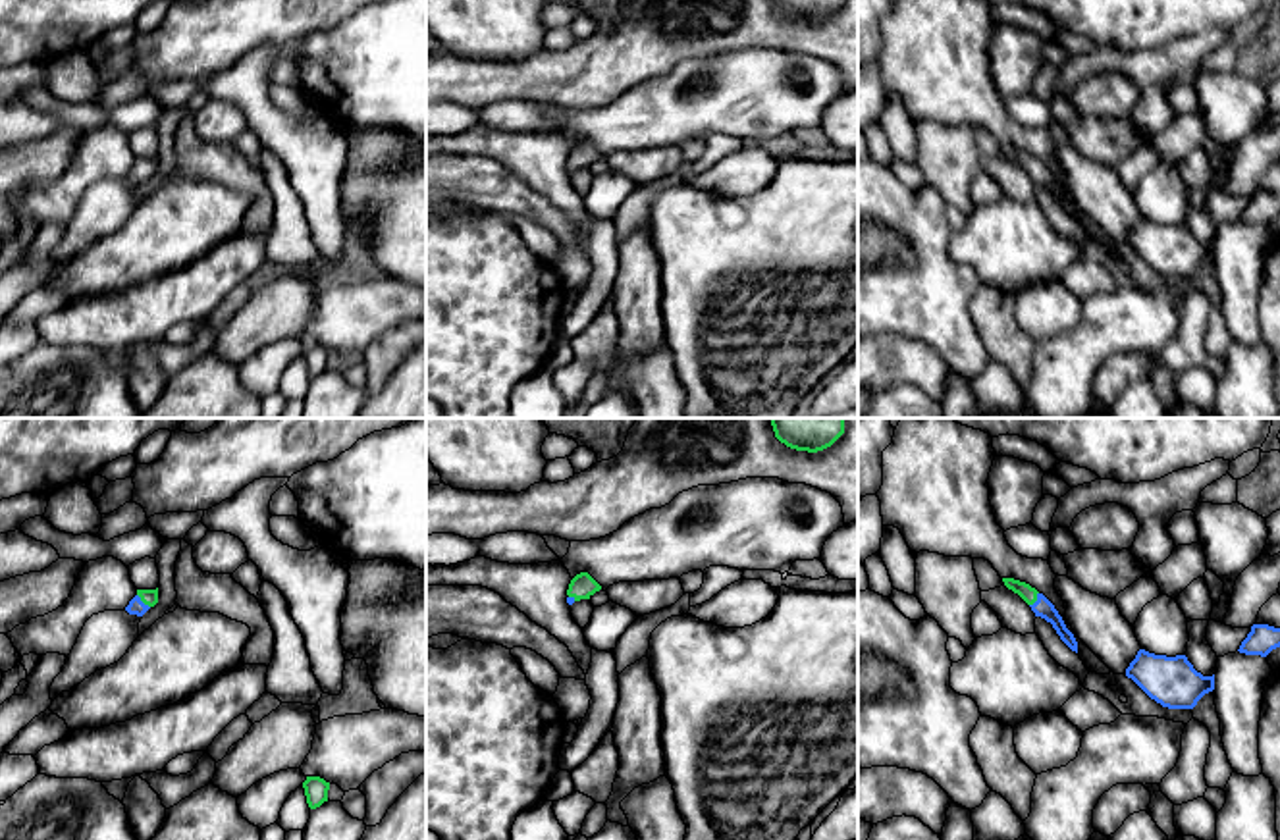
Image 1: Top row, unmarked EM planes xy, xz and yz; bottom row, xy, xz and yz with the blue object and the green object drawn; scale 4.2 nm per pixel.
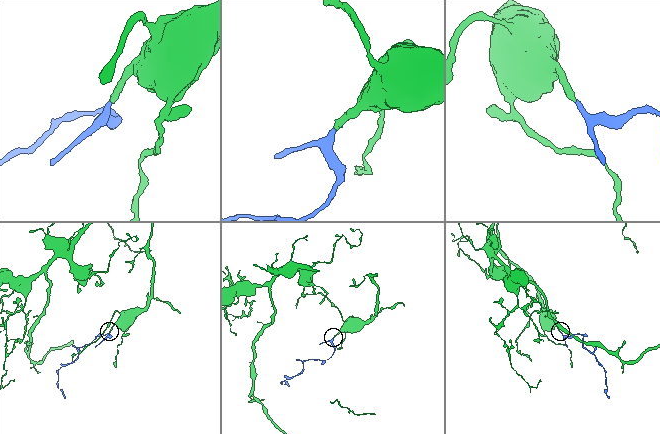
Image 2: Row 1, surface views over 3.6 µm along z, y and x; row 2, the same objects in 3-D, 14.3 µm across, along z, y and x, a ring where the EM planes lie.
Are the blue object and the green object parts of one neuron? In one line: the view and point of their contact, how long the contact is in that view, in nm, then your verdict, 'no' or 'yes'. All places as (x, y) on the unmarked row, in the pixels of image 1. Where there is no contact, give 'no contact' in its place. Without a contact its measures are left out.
xy (141, 170) | 80 nm | yes

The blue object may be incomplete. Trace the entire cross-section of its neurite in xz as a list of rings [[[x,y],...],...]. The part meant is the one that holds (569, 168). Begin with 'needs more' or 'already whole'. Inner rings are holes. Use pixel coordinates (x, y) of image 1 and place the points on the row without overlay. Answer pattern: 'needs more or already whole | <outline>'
needs more | [[[580,141],[569,152],[567,171],[573,173],[574,170],[590,168],[600,158],[601,154],[588,141]]]

